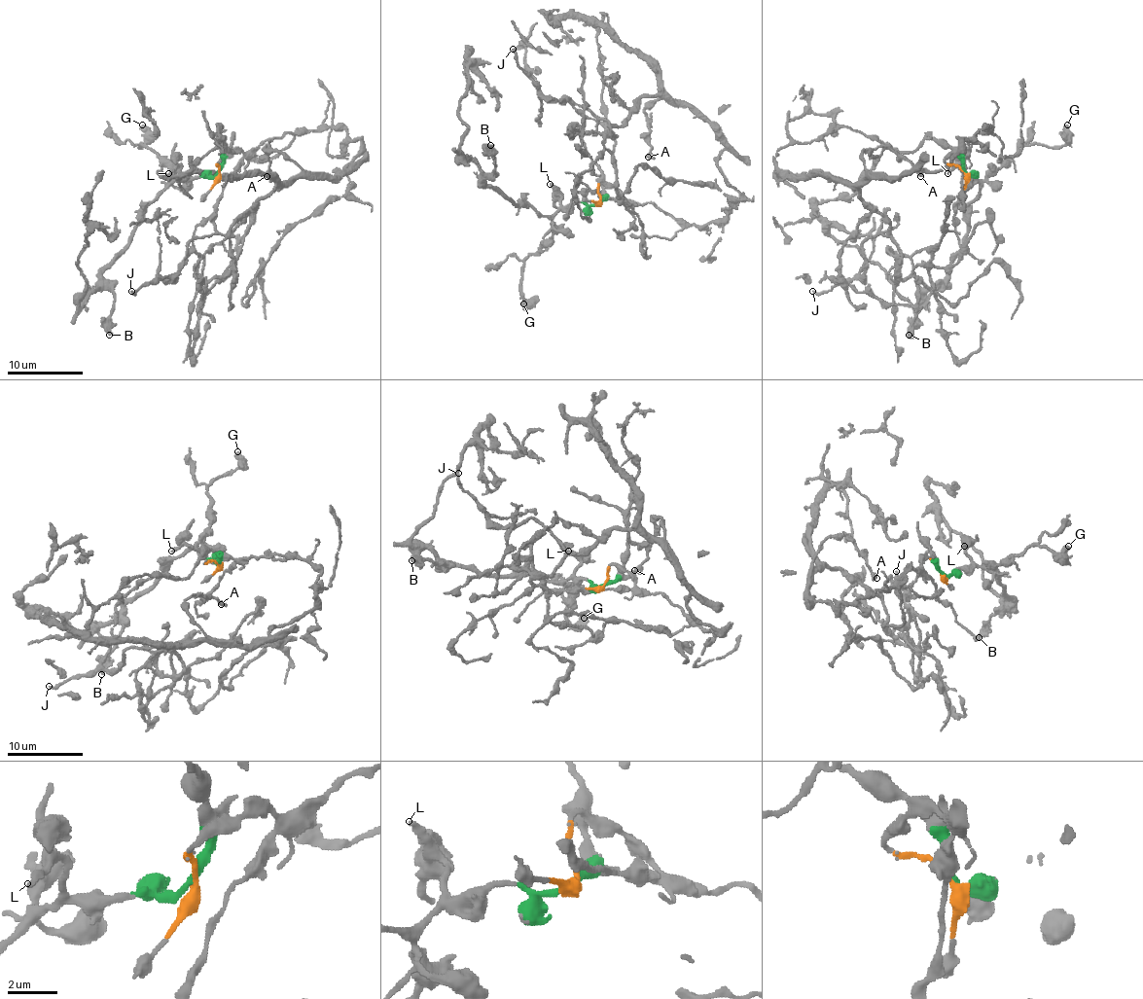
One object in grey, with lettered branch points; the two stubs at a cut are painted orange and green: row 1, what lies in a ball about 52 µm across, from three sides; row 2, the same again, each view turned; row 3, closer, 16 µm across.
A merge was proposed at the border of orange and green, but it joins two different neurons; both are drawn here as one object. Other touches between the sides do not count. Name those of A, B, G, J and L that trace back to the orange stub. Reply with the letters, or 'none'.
A, J

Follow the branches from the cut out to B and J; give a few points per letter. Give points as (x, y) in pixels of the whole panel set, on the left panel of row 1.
B: (217, 171), (177, 177), (149, 203), (128, 247), (106, 269), (102, 281), (114, 298), (110, 336)
J: (219, 171), (289, 134), (360, 141), (343, 173), (294, 177), (130, 290)

